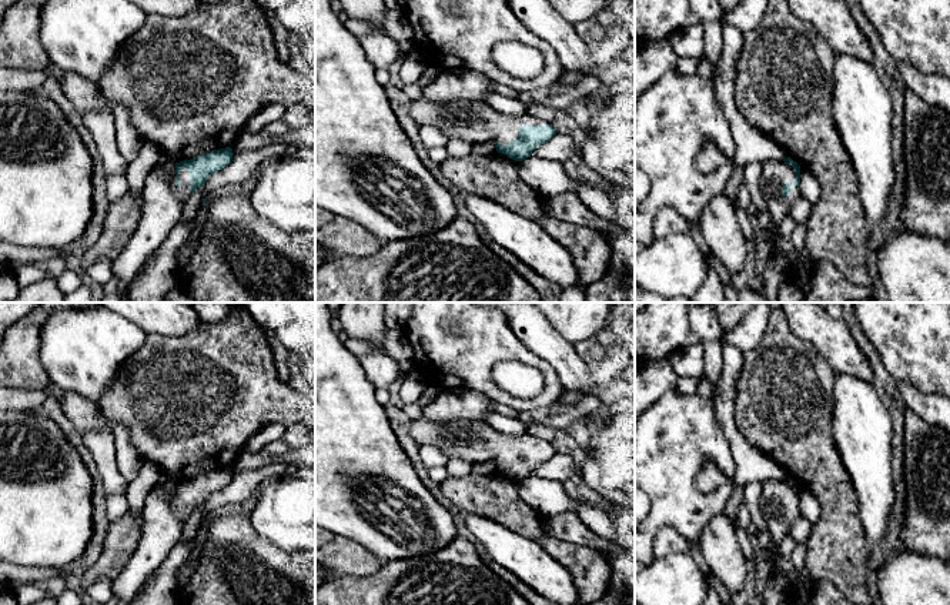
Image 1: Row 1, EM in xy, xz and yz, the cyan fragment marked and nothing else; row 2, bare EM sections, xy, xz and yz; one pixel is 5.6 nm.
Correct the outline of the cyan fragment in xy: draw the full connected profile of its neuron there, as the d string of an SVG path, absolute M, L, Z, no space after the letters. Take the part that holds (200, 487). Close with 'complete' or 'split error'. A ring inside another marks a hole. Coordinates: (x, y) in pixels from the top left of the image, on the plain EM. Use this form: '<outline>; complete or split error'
M225 467L175 482L175 492L170 497L174 517L183 524L191 512L204 505L213 492L228 485L233 475L233 468Z; split error

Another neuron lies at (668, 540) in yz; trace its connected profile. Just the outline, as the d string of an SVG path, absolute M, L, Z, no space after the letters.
M672 527L660 528L653 539L653 558L665 558L670 554L689 554L689 541Z

